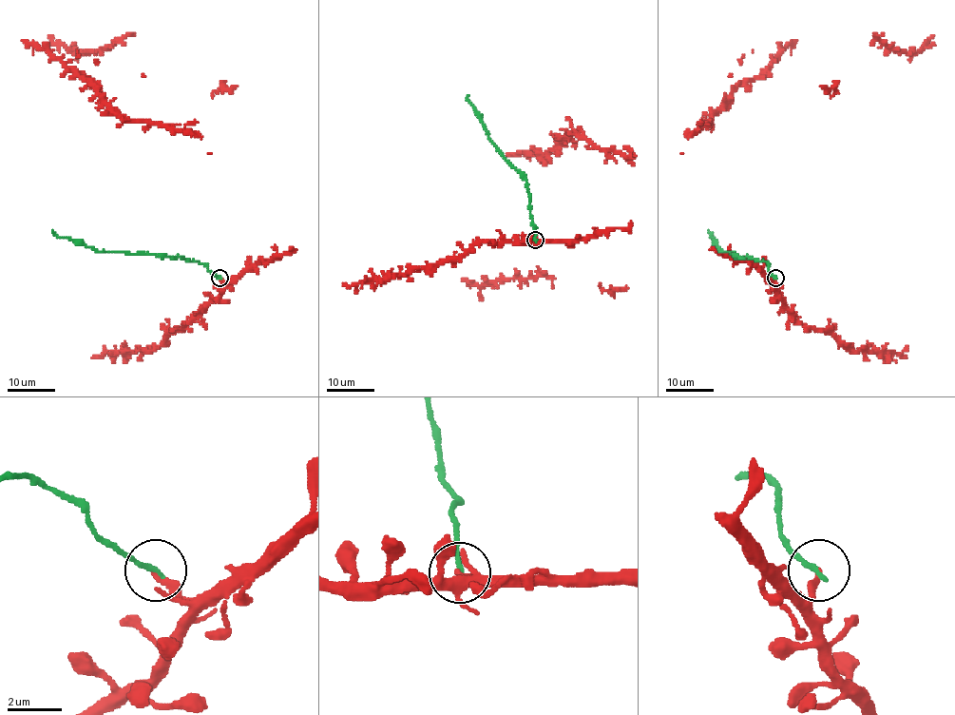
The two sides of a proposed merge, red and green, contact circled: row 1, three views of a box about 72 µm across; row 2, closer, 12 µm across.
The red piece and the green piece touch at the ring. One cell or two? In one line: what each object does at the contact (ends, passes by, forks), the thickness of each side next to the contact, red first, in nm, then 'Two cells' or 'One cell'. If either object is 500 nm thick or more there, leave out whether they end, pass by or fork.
At the ring red ends. At the ring green ends. Thickness 200 nm (red) against 190 nm. Two cells

